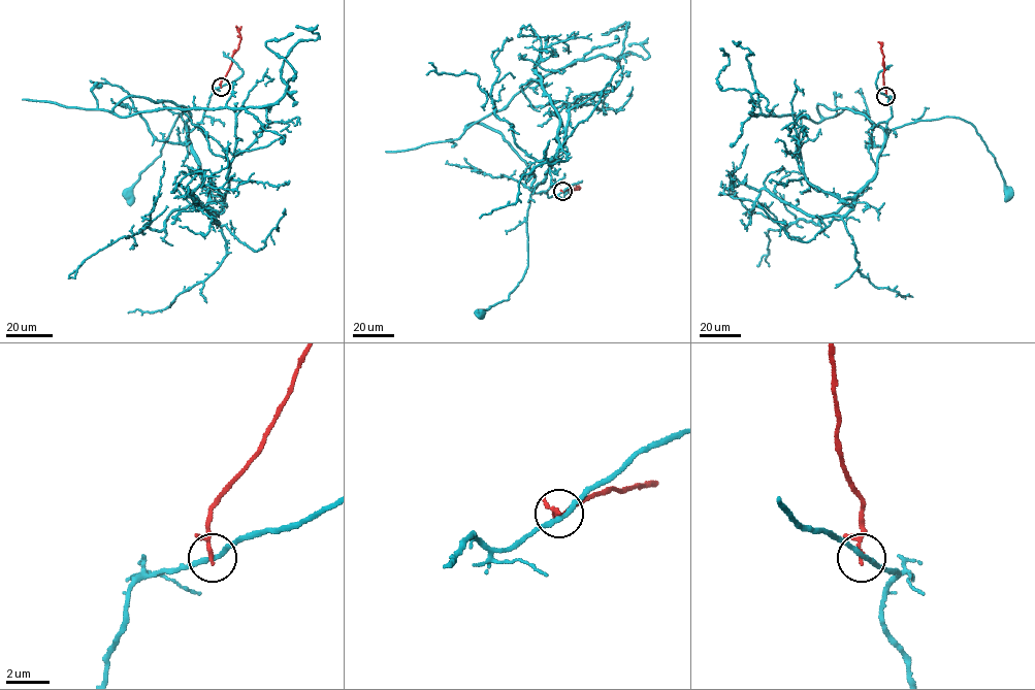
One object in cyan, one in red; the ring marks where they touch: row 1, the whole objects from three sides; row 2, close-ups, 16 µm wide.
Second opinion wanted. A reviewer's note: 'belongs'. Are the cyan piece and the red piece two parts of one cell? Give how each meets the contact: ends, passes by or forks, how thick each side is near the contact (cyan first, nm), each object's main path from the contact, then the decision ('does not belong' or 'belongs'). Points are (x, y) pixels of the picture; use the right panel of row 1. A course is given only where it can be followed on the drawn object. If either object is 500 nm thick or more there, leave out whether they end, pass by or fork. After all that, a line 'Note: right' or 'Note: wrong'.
cyan passes by | red passes by | 240/150 nm | cyan via (886, 96), (892, 116), (887, 135), (920, 120), (968, 122), (994, 157), (1008, 193) | red via (886, 96), (881, 44), (878, 42) | does not belong
Note: wrong

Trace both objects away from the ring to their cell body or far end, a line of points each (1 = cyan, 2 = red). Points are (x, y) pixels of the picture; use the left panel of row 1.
1: (221, 87), (212, 90), (202, 119), (189, 131), (181, 117), (183, 110), (160, 155), (141, 173), (128, 196)
2: (221, 87), (240, 40), (236, 26)

